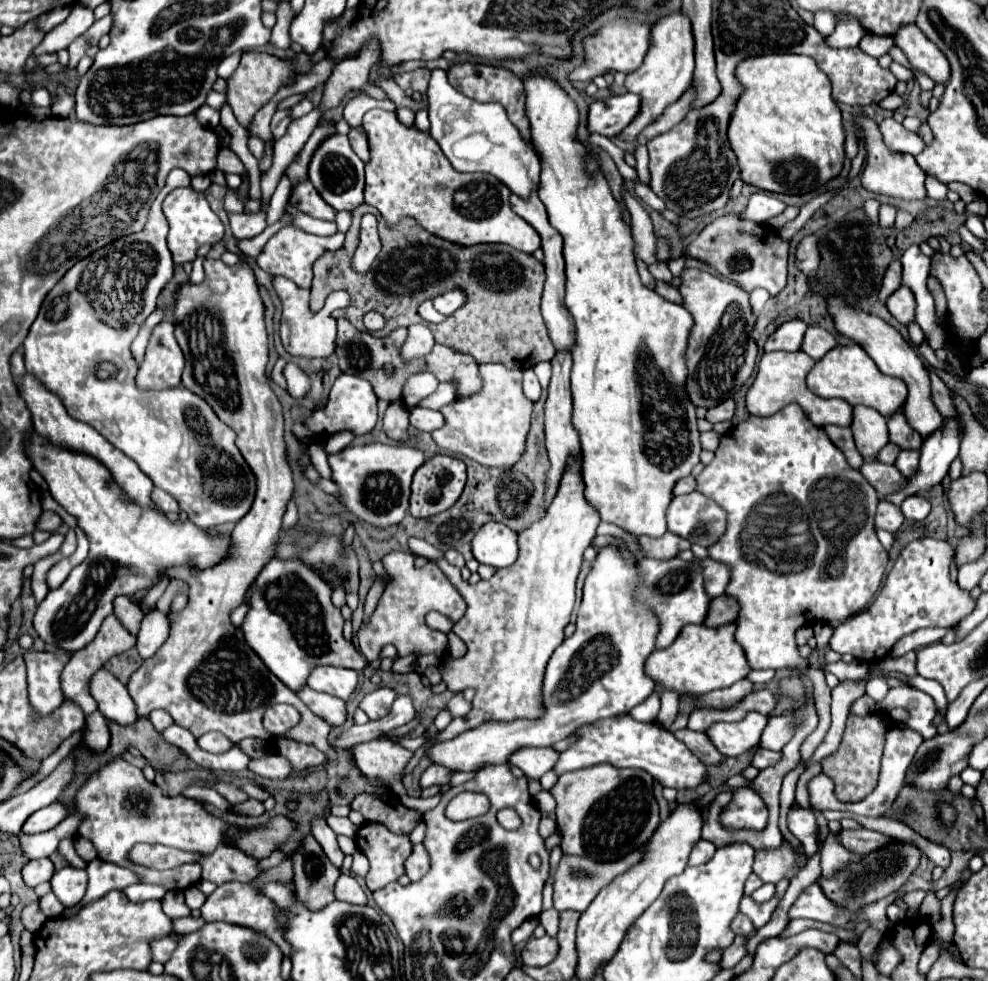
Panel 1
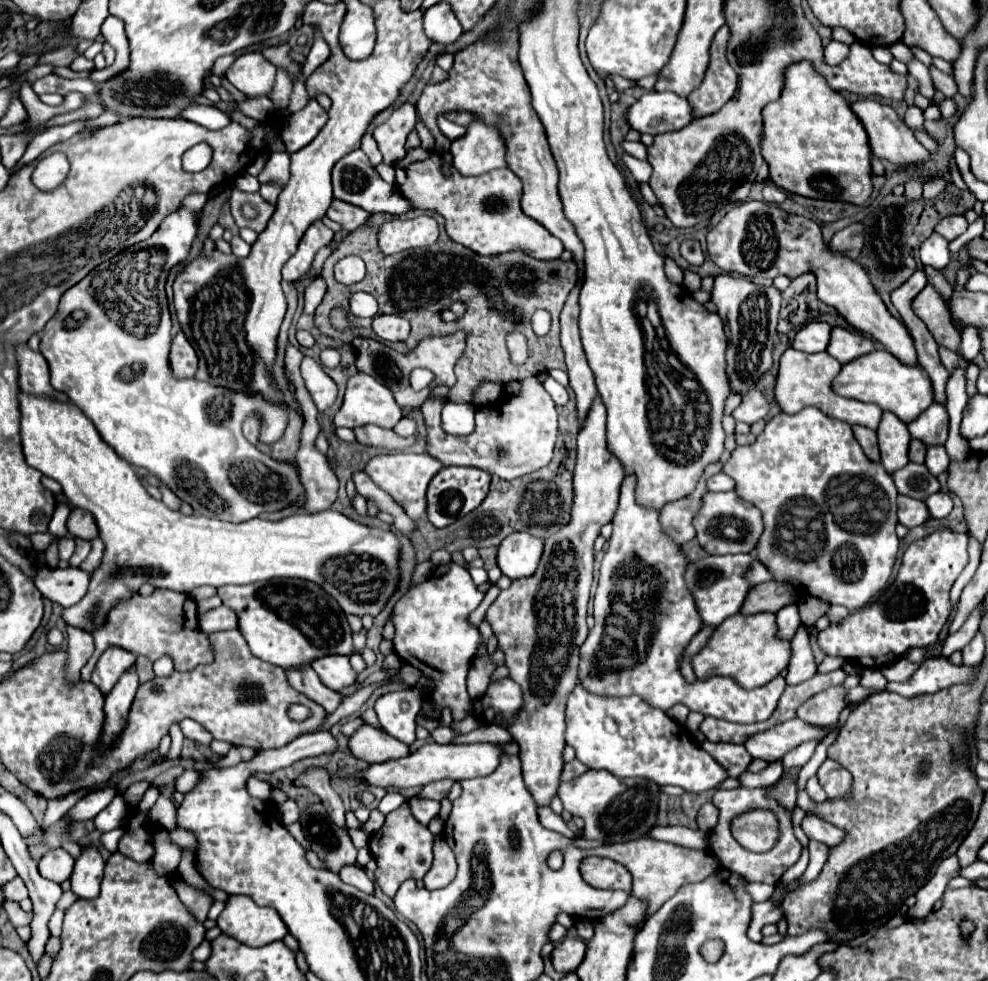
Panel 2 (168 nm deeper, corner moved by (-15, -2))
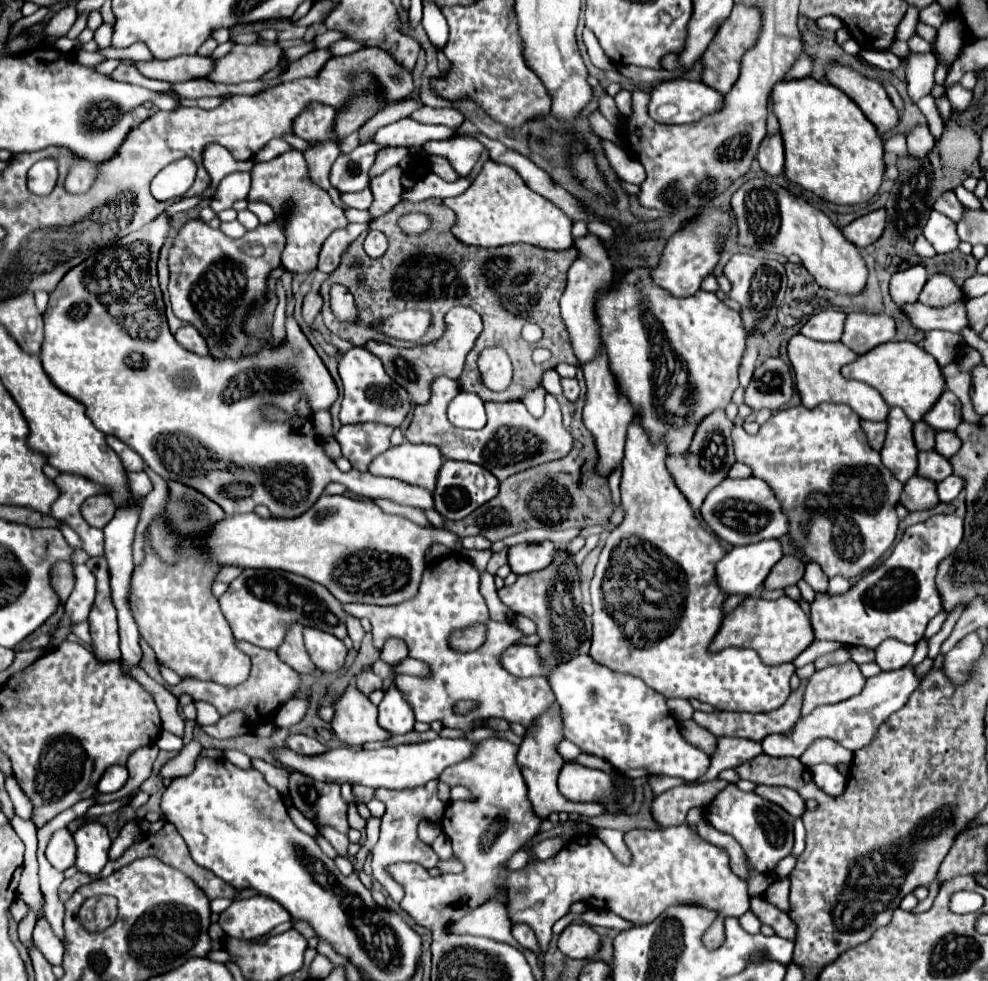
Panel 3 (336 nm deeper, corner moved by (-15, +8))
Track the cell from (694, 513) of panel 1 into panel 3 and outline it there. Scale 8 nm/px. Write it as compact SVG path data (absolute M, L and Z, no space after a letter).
M753 476L745 480L725 478L707 494L699 514L715 536L733 546L781 538L787 534L787 518L783 518L783 512L779 510L779 500L771 494L771 488L763 480Z

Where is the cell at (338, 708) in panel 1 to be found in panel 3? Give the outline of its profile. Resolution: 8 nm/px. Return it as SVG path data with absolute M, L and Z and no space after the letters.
M293 626L287 632L287 638L283 642L283 646L279 646L277 650L279 658L289 664L297 674L311 674L315 670L315 664L311 662L307 650L305 650L305 642L303 642L303 628L301 626Z

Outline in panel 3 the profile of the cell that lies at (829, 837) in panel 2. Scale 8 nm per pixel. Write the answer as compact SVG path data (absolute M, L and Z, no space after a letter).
M757 786L755 792L763 798L767 798L769 802L779 804L781 808L785 808L795 818L801 818L807 810L805 804L803 804L803 798L791 788L785 788L785 786L783 788L781 786Z

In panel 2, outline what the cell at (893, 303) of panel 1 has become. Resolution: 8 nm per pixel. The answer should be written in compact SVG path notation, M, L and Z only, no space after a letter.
M927 284L913 300L913 310L925 322L939 346L947 346L951 350L959 346L961 334L955 330L955 326L951 326L949 308L943 296L931 284Z

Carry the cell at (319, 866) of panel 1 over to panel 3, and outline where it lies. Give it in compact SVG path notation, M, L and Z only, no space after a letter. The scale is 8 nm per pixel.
M293 772L289 778L289 796L293 806L313 824L329 826L341 834L349 832L347 804L339 794L337 784L317 782L311 776Z

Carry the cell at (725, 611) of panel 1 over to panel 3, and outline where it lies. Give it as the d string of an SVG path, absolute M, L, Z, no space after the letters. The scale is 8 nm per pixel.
M791 554L783 556L771 568L771 574L763 582L763 588L765 590L779 590L779 588L795 586L803 578L803 570L805 570L805 564L799 558L795 558Z

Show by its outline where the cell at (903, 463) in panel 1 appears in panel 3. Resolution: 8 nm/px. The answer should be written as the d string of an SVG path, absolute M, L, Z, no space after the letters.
M937 432L937 434L935 434L935 450L937 450L941 456L951 458L959 448L961 448L961 442L959 442L959 438L955 436L955 432Z

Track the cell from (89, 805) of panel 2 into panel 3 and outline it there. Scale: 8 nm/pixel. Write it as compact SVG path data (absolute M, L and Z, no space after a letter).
M111 766L105 770L103 778L97 784L97 792L117 792L127 782L125 766Z

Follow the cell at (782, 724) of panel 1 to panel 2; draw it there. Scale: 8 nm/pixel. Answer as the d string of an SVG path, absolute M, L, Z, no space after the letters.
M843 684L831 686L831 688L823 690L823 692L811 696L797 710L797 716L801 720L805 720L805 722L811 722L811 724L831 726L831 724L835 724L839 720L839 714L843 712L845 706L865 698L867 694L869 694L869 690L865 690L863 686L855 686L855 688L845 688Z

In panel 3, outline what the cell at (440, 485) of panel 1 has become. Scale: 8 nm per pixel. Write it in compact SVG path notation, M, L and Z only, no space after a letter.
M445 460L437 476L437 488L433 492L435 510L447 520L461 520L473 510L477 510L483 502L489 502L497 494L497 490L499 490L499 480L487 468L471 462Z

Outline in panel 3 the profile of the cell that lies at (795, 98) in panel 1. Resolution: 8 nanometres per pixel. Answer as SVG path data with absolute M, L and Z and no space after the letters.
M807 76L777 82L771 100L785 146L785 176L791 182L833 204L859 204L877 194L885 172L883 140L847 94Z

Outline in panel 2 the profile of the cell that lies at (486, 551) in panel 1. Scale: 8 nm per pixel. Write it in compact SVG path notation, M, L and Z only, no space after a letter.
M513 532L507 536L497 554L497 564L505 576L511 580L533 576L539 560L543 556L543 540L527 532Z

